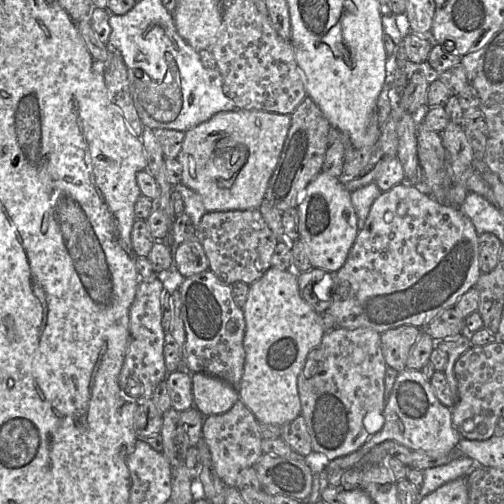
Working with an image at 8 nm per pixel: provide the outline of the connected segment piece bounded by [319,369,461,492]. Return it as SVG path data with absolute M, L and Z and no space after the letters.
M405 369L399 372L383 412L385 423L380 431L369 436L368 440L356 451L336 458L320 472L320 491L329 485L329 477L336 470L347 470L357 465L376 445L394 440L414 452L426 453L433 457L442 457L458 449L461 435L452 422L451 409L437 398L430 380L421 370Z

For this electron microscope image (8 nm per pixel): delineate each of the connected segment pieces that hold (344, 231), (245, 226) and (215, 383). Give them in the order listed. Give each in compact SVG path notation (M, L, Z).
M323 171L307 185L304 197L297 206L298 232L312 267L336 273L345 263L359 231L350 194L338 177Z
M258 209L206 212L195 228L195 237L208 258L209 269L229 285L238 281L251 285L261 278L272 267L271 258L279 241Z
M201 372L191 374L193 406L204 416L223 414L239 400L238 391L229 383Z

